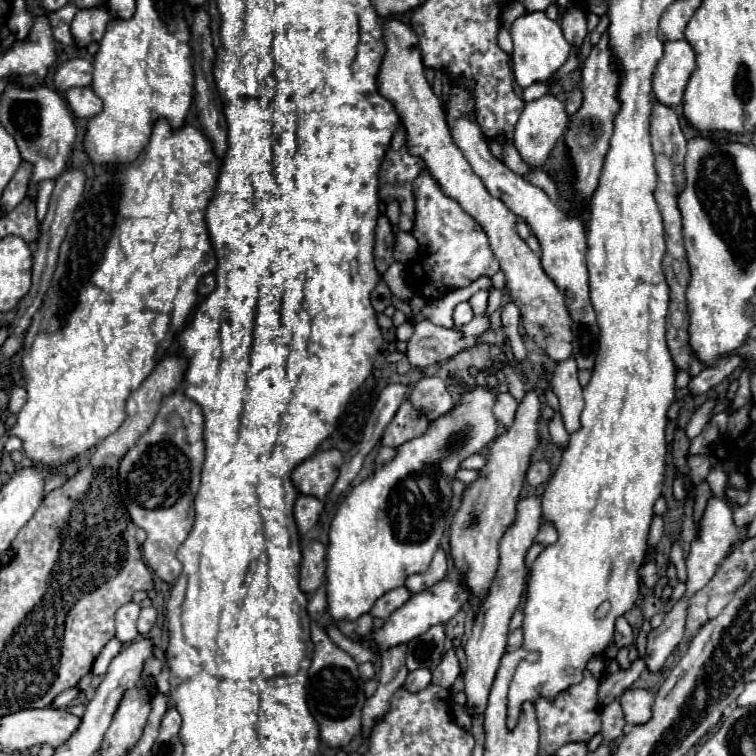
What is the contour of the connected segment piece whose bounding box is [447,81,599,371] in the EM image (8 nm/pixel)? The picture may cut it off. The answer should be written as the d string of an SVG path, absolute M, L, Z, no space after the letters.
M461 81L459 87L453 89L449 101L447 101L447 125L451 129L451 135L457 143L457 147L463 151L465 159L473 167L473 171L481 177L481 181L487 185L489 193L493 197L499 197L519 219L523 219L531 231L537 235L543 255L541 265L545 273L553 279L553 283L559 287L567 301L567 309L573 319L573 359L577 361L579 369L591 371L597 357L599 347L599 325L595 319L595 311L591 309L589 299L589 275L587 275L587 231L585 225L577 219L561 211L539 187L531 185L523 177L515 175L511 169L505 167L503 161L495 159L489 151L489 143L483 141L483 133L479 133L479 125L475 125L473 105L471 105L471 81Z

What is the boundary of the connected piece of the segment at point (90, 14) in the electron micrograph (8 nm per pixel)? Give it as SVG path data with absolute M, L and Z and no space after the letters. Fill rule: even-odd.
M105 5L79 9L71 23L71 33L75 41L79 41L79 47L87 47L91 41L101 41L107 21L111 21L111 13Z

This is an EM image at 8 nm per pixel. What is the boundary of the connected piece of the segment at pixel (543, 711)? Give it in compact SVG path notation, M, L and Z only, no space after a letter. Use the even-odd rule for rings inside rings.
M587 669L583 673L583 681L577 685L567 687L561 691L555 699L543 699L539 697L535 701L537 709L537 719L541 725L541 749L549 755L553 755L559 747L565 743L573 741L589 741L593 735L599 733L601 729L601 709L597 701L597 689L599 689L599 679L595 679Z

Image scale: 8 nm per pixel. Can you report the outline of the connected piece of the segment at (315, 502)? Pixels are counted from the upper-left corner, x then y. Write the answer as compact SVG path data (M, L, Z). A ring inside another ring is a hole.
M299 495L295 501L295 523L299 527L299 533L305 535L309 529L313 529L321 513L323 513L323 501L315 497Z

